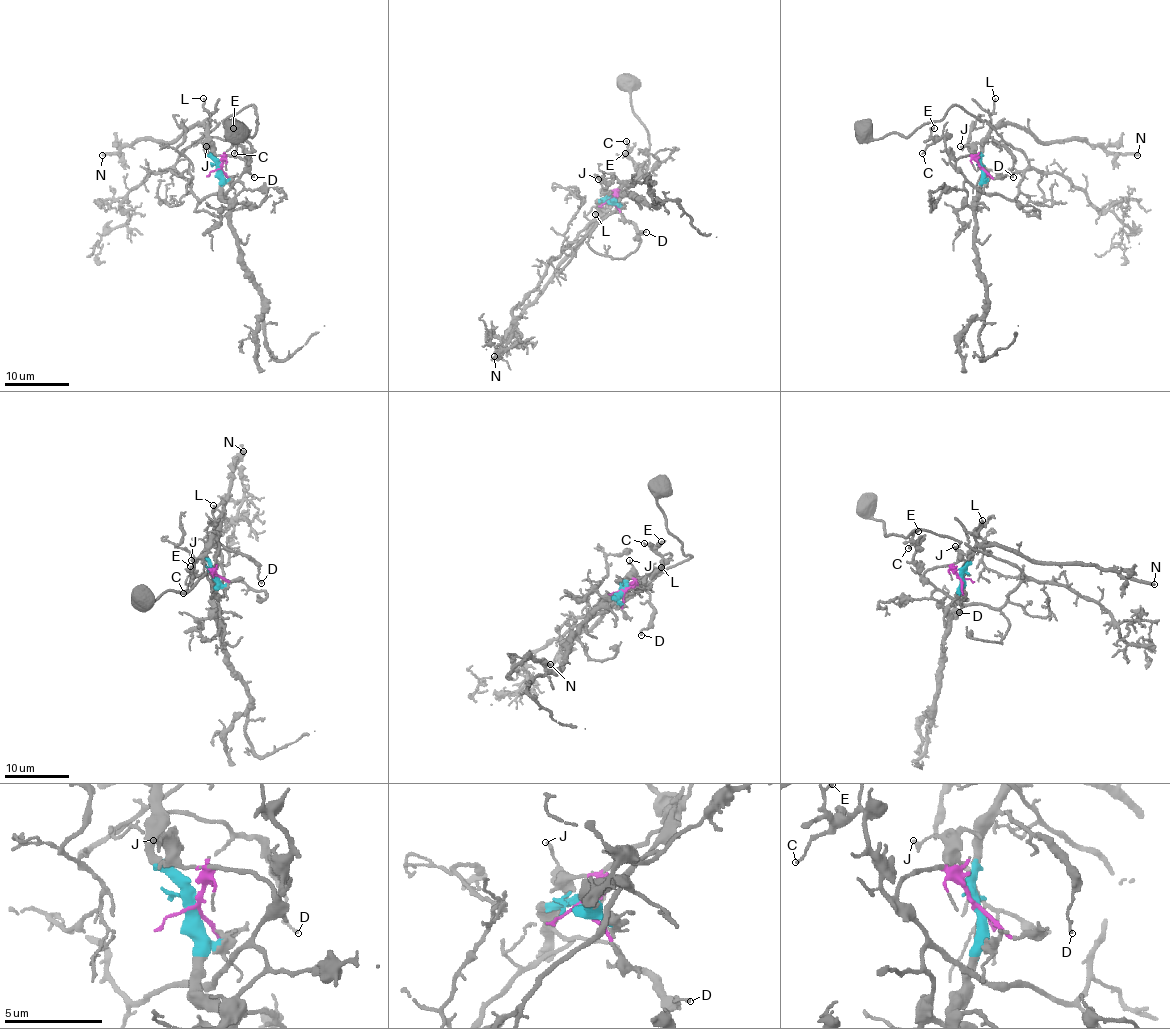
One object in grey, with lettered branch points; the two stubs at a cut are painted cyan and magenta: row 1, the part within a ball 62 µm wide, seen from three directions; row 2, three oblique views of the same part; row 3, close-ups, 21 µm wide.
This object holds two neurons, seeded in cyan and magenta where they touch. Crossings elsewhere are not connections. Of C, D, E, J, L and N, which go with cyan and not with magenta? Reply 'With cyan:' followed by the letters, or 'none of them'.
With cyan: D, L, N

